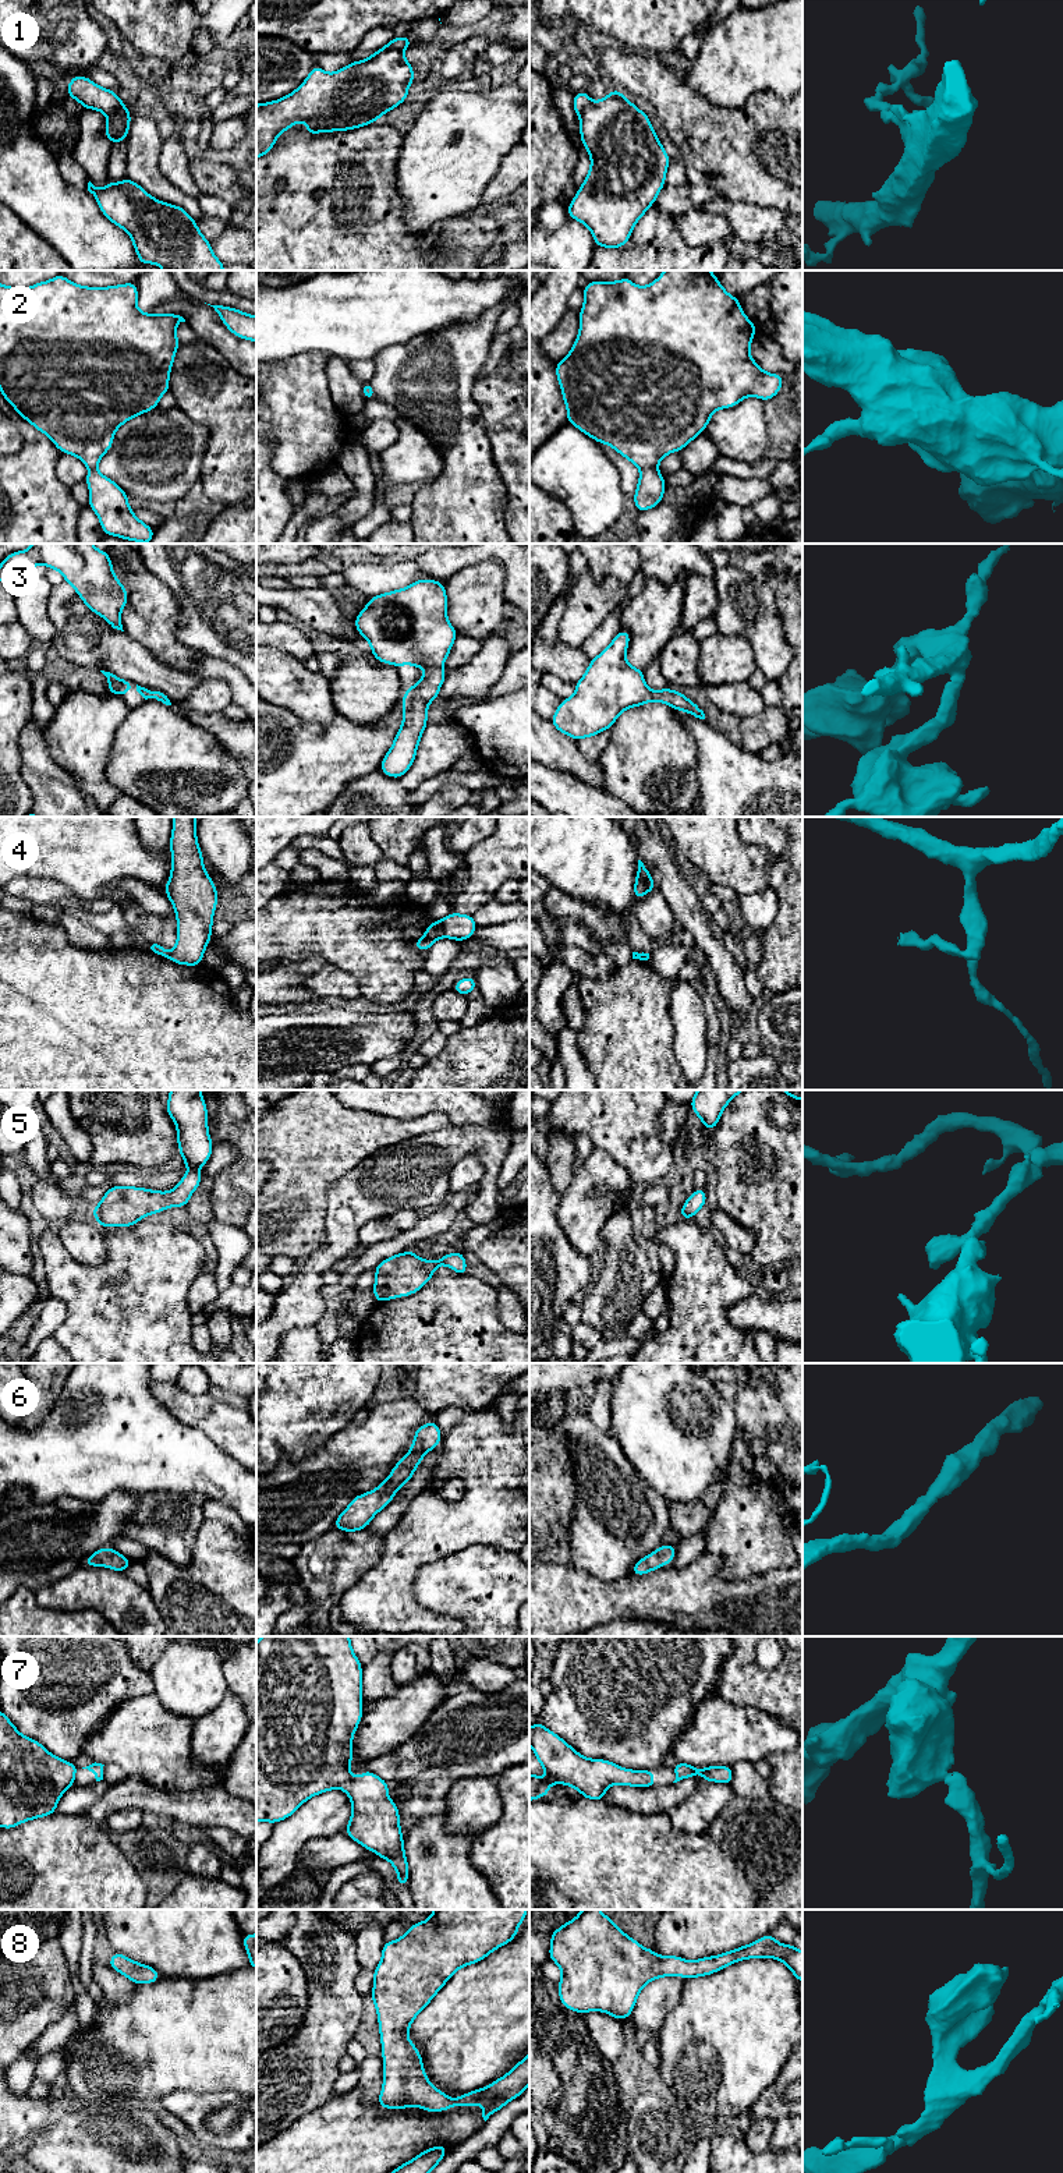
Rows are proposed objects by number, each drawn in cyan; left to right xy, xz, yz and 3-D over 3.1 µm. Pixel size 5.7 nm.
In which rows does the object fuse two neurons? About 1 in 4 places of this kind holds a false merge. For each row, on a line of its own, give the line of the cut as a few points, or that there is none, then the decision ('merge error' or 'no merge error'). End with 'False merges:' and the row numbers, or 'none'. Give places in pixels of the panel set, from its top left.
1: xz (401, 49), (385, 49), (362, 62) | merge error
2: no cut | no merge error
3: no cut | no merge error
4: xz (439, 920), (443, 935) | merge error
5: no cut | no merge error
6: no cut | no merge error
7: no cut | no merge error
8: no cut | no merge error
False merges: 1, 4

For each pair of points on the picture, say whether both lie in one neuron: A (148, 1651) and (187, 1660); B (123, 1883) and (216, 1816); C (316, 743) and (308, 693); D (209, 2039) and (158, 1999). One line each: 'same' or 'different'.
A: different
B: different
C: different
D: same

